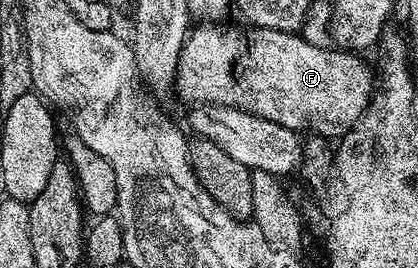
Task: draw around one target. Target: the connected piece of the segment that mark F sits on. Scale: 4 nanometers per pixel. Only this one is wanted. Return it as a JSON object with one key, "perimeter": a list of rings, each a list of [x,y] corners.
{"perimeter":[[[221,23],[194,26],[185,36],[185,44],[177,57],[175,92],[188,105],[214,103],[234,107],[255,117],[267,117],[275,125],[283,125],[298,133],[322,135],[330,141],[340,140],[363,117],[373,96],[375,71],[364,63],[360,54],[332,46],[311,45],[296,31],[280,31],[266,27],[225,27]]]}

